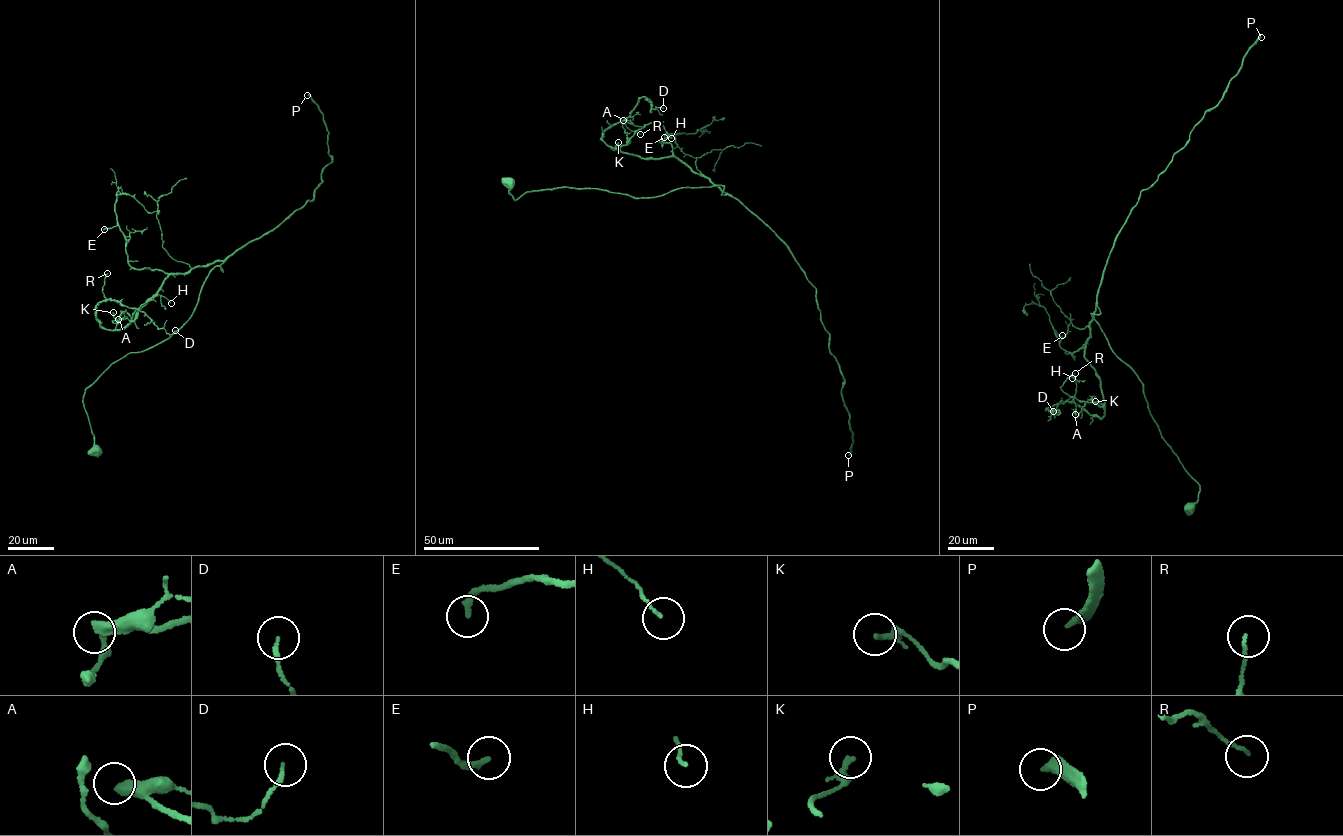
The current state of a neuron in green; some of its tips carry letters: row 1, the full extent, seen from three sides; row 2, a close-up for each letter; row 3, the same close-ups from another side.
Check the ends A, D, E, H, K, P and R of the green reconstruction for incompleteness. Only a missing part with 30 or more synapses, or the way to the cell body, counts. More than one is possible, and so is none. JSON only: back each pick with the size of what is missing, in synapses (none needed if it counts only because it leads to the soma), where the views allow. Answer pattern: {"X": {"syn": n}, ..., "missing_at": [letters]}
{"E": {"syn": 35}, "P": {"syn": 200}, "missing_at": ["E", "P"]}

